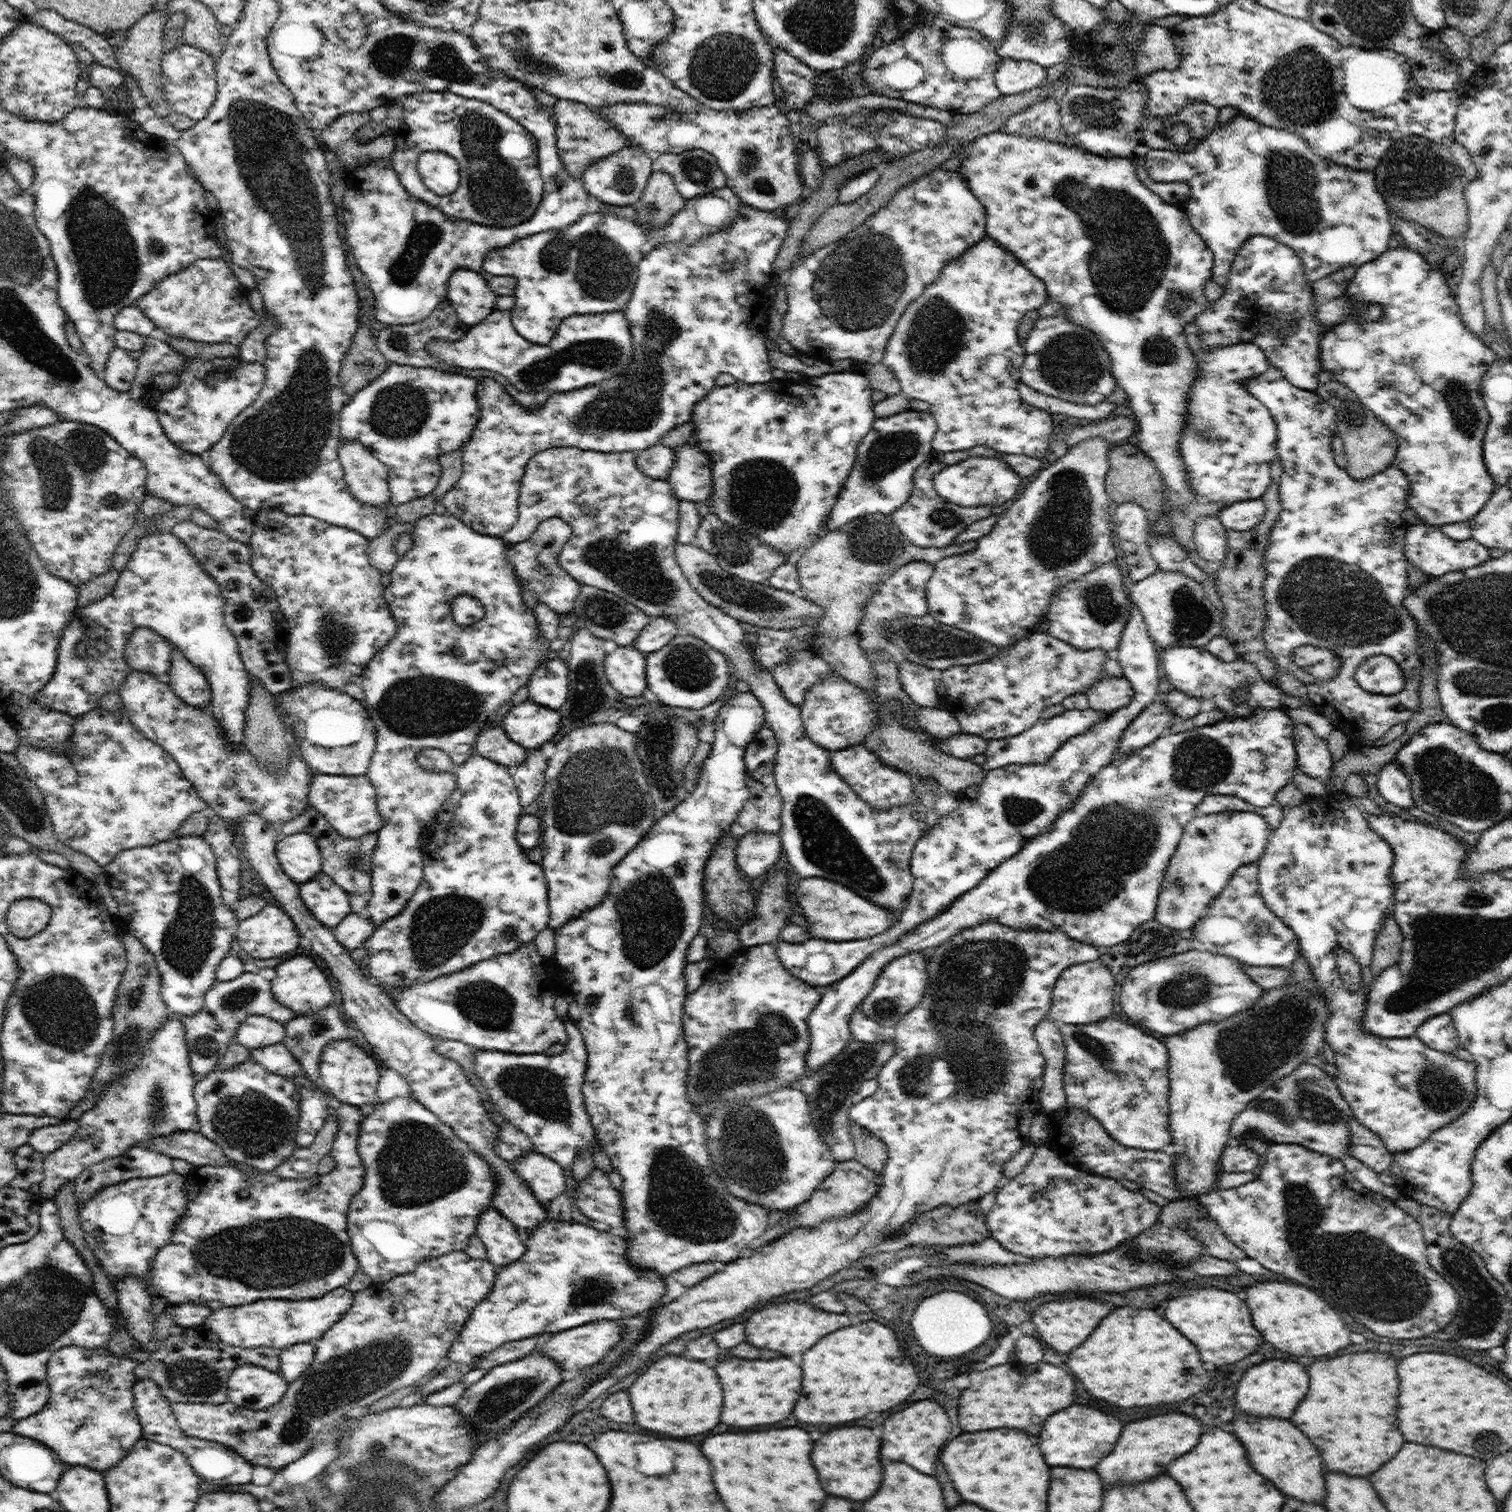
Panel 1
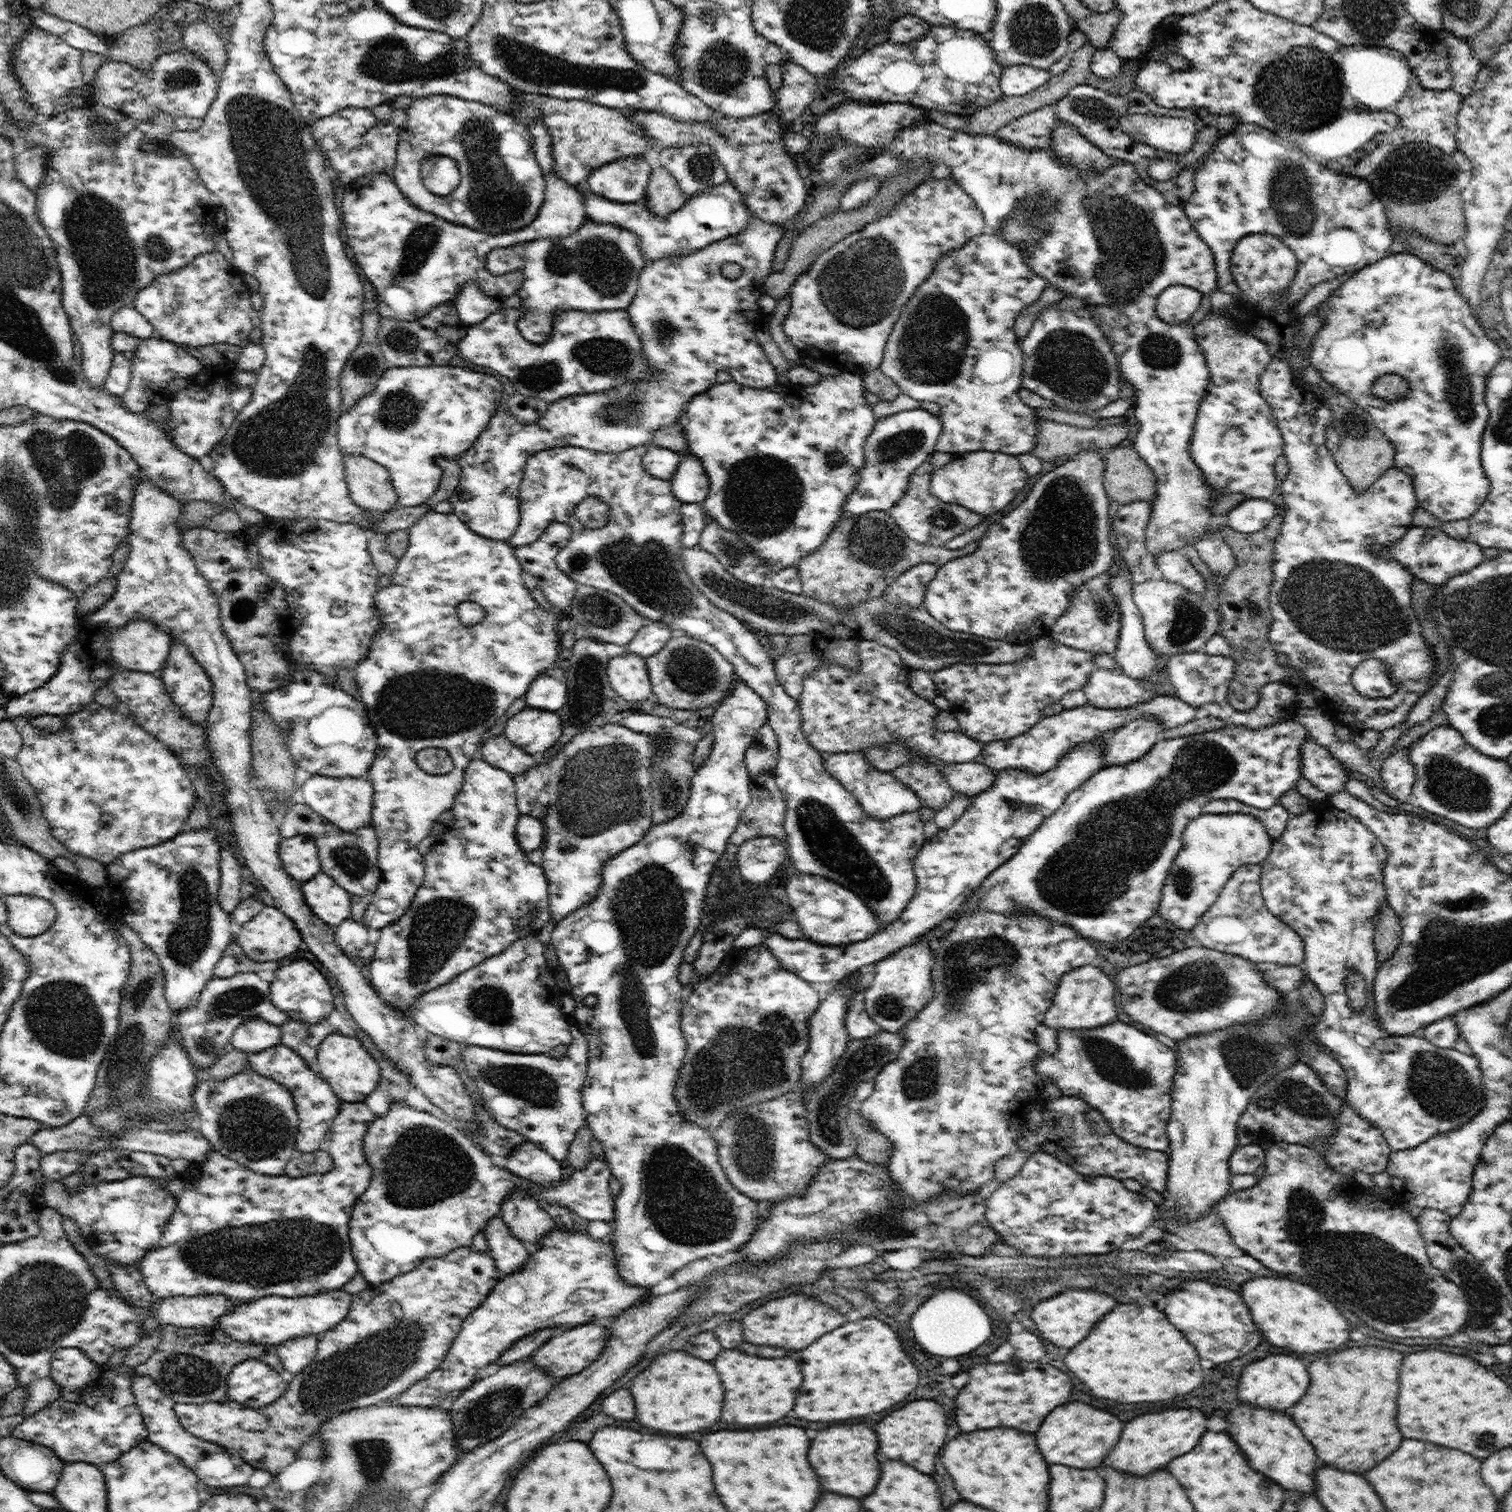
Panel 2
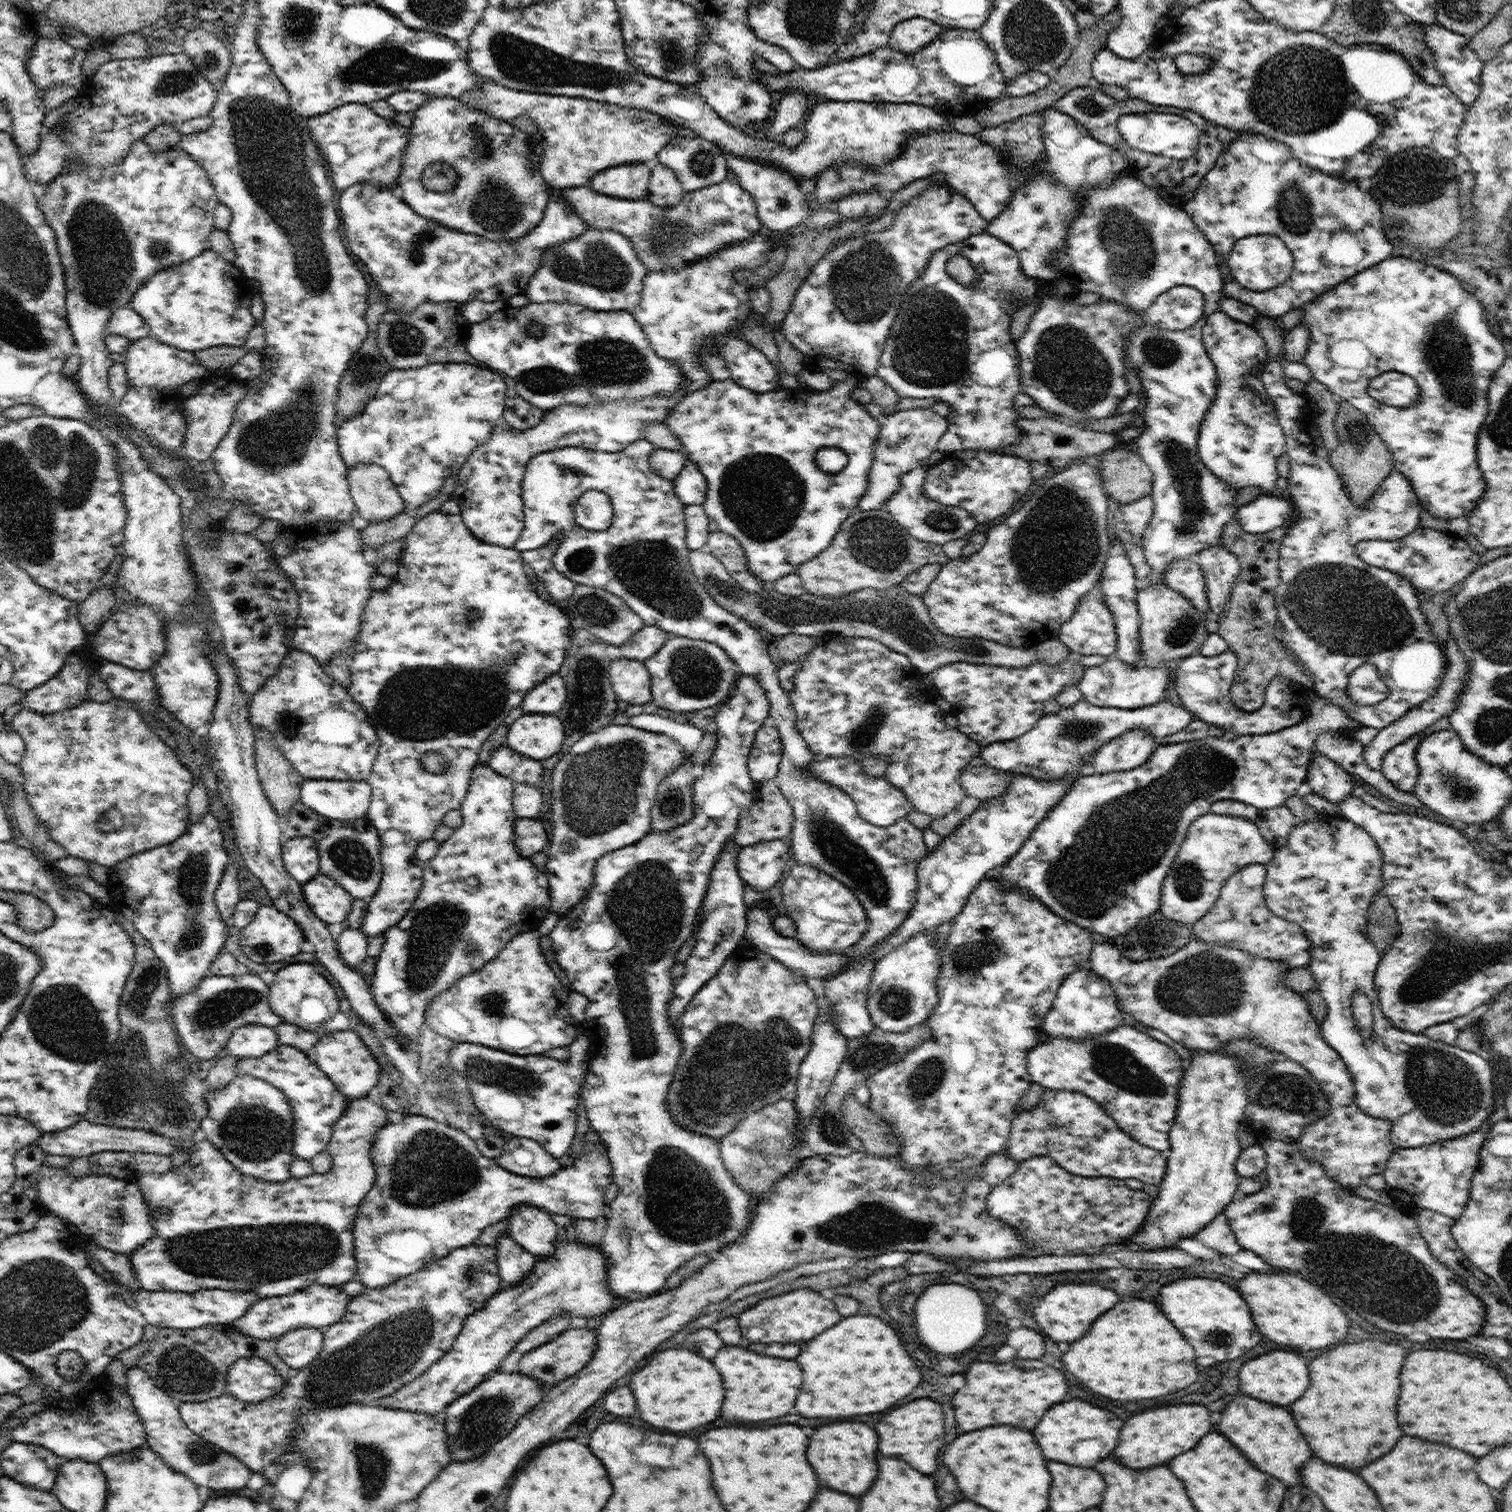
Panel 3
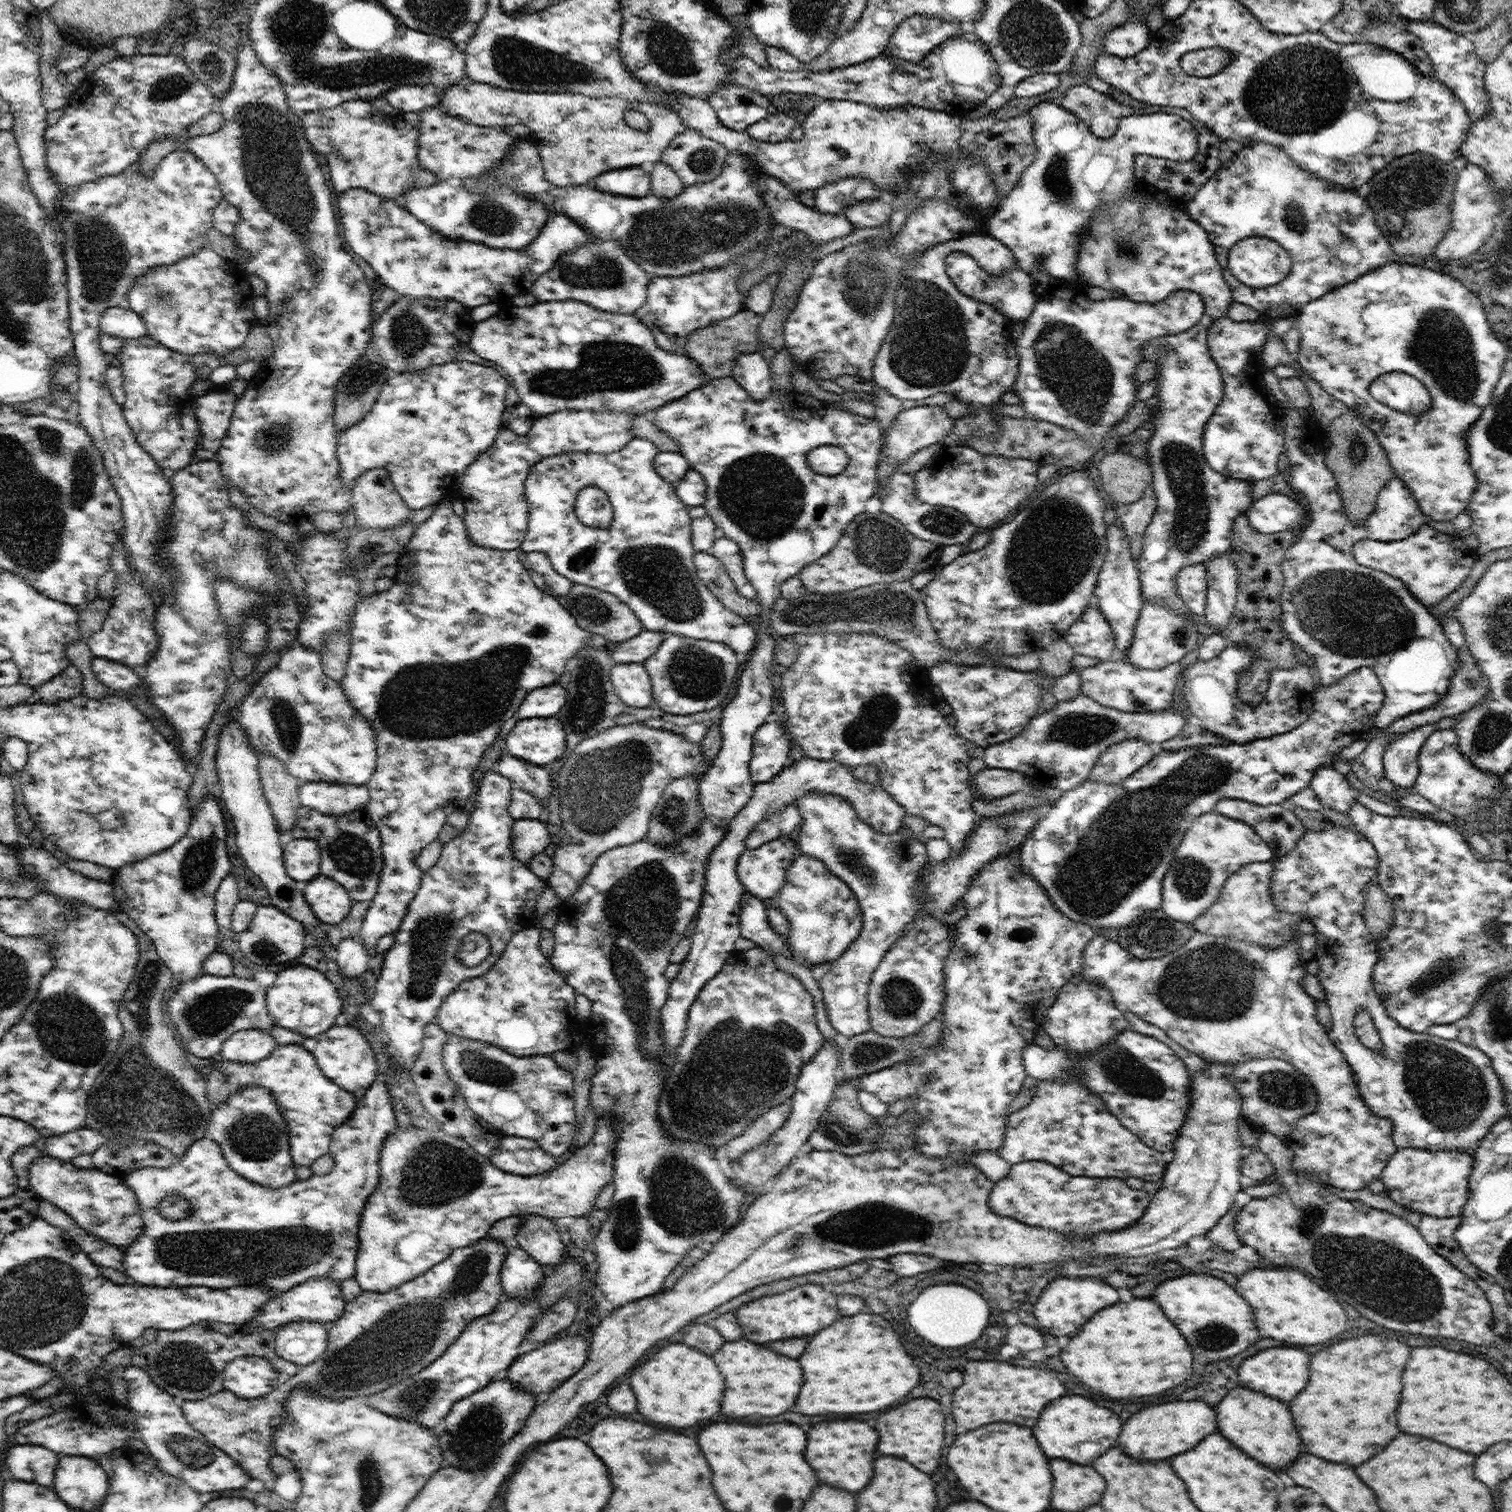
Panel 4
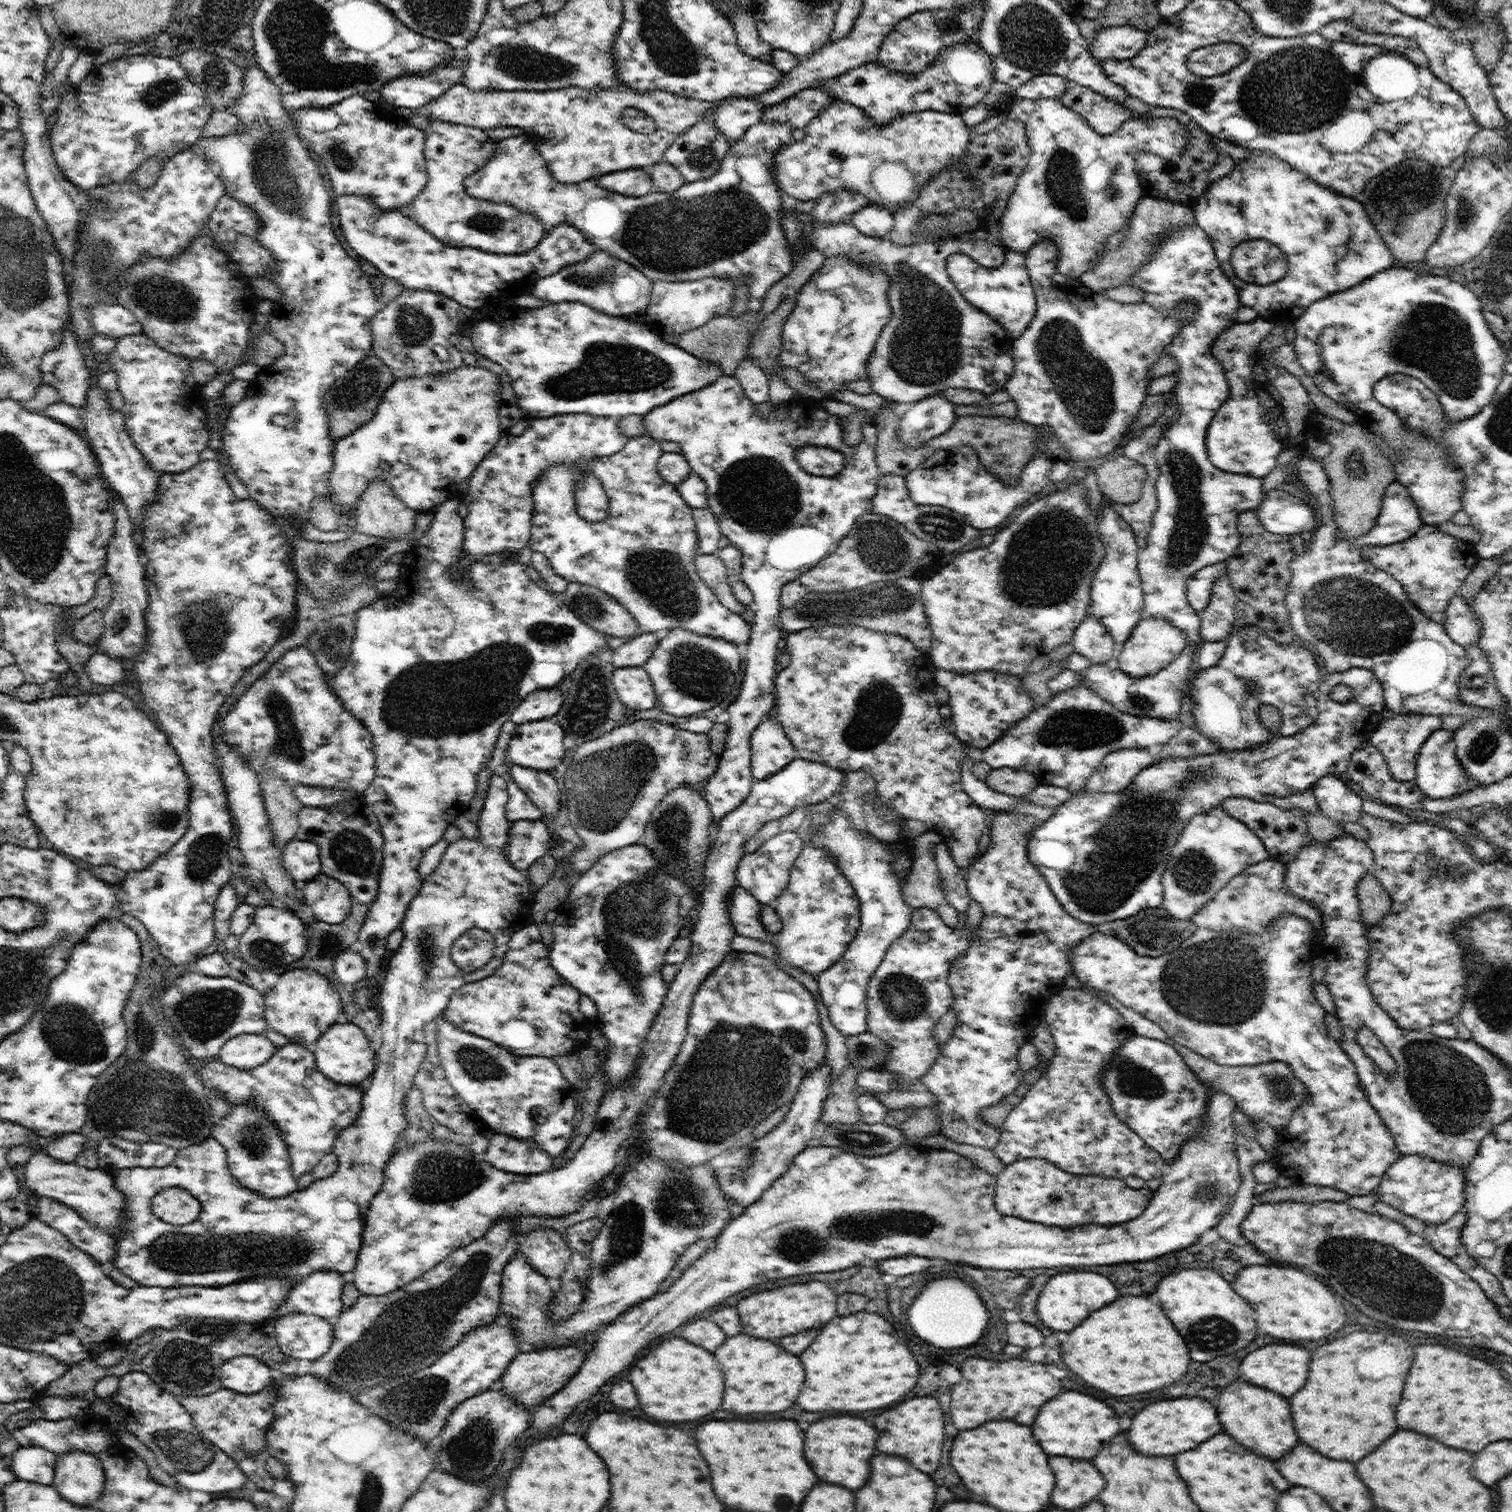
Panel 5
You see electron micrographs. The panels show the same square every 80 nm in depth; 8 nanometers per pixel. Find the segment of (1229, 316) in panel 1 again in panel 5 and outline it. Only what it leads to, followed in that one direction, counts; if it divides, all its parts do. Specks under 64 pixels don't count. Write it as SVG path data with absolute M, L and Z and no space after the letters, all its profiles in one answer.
M1263 239L1234 246L1230 262L1238 278L1257 285L1267 285L1281 279L1288 264L1282 250Z

